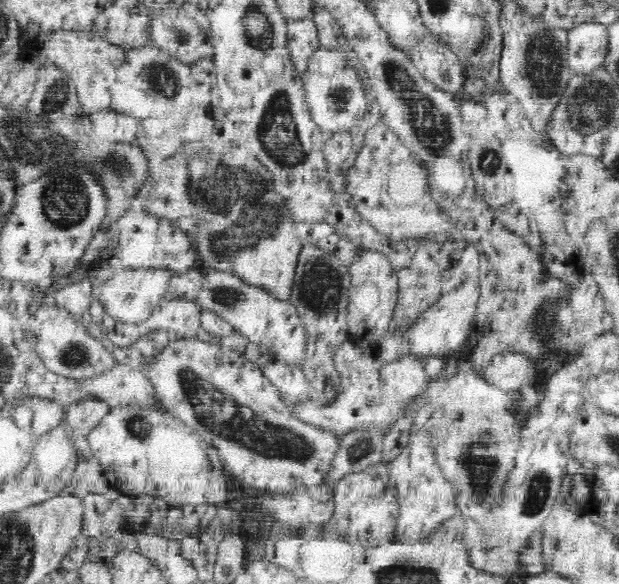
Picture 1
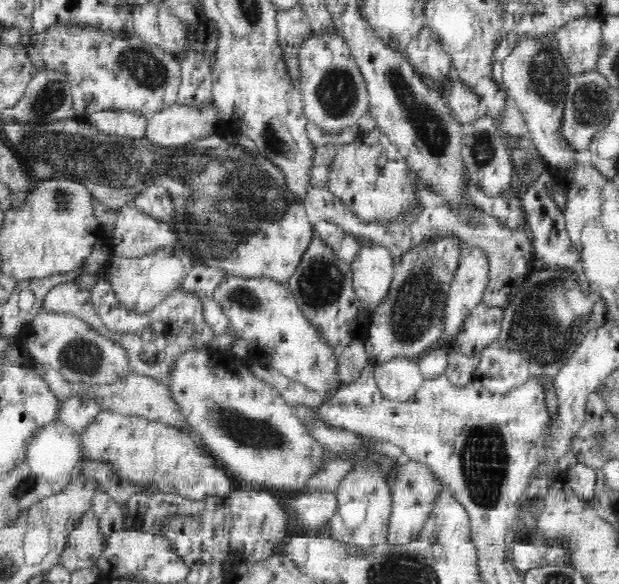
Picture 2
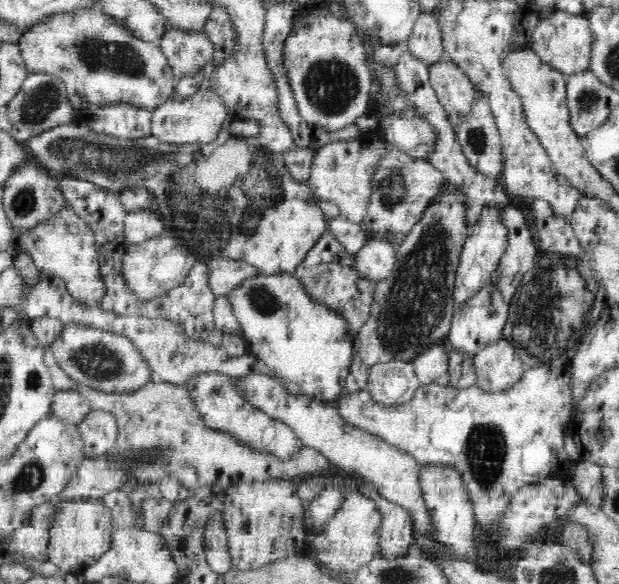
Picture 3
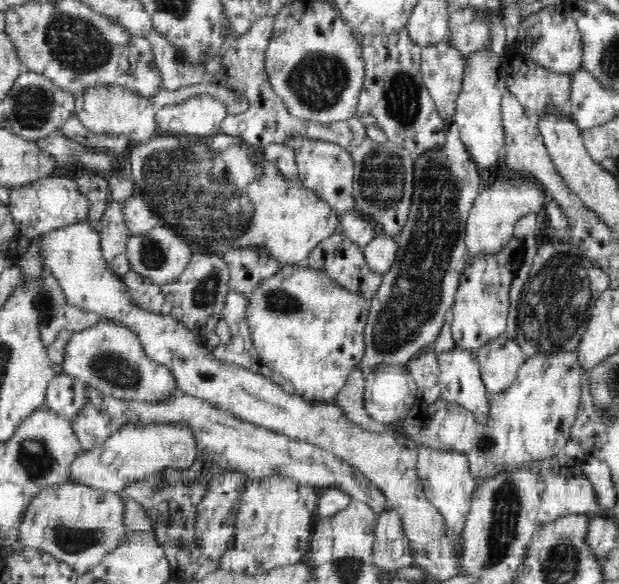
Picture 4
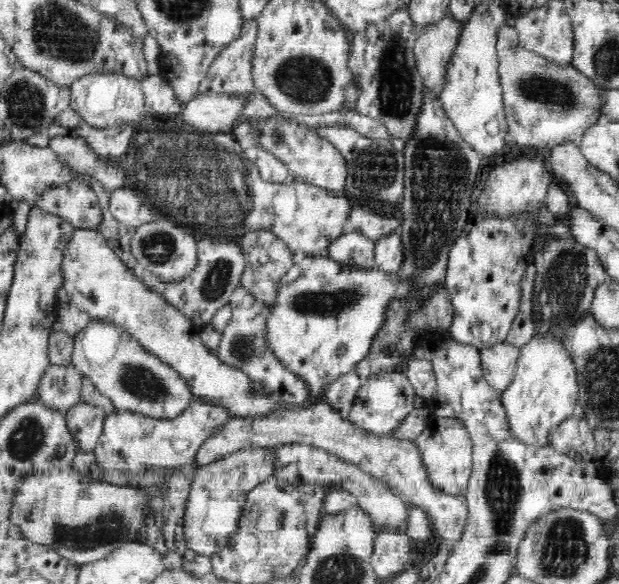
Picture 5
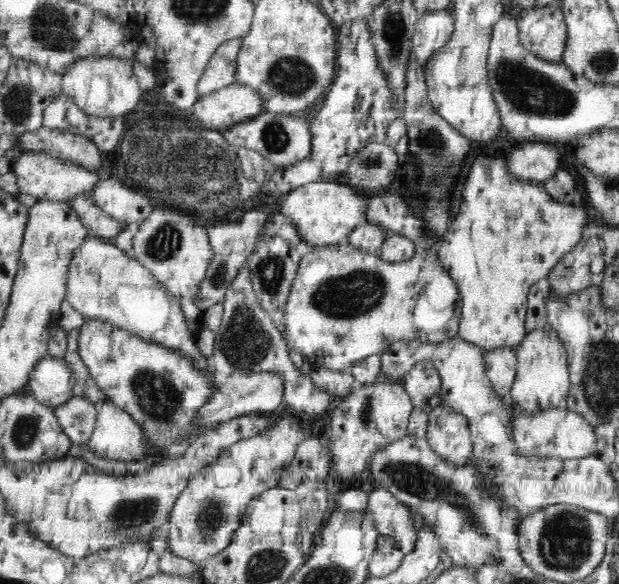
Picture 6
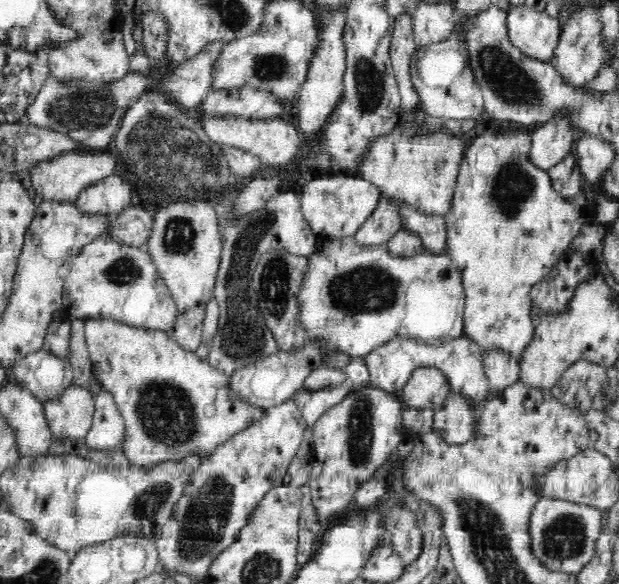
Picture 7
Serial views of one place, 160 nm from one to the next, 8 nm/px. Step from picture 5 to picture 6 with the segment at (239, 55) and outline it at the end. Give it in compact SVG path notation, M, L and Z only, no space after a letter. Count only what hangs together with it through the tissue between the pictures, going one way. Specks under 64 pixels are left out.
M243 38L228 40L216 50L200 78L199 97L239 82L236 72L238 72L238 52L242 48L242 42Z

